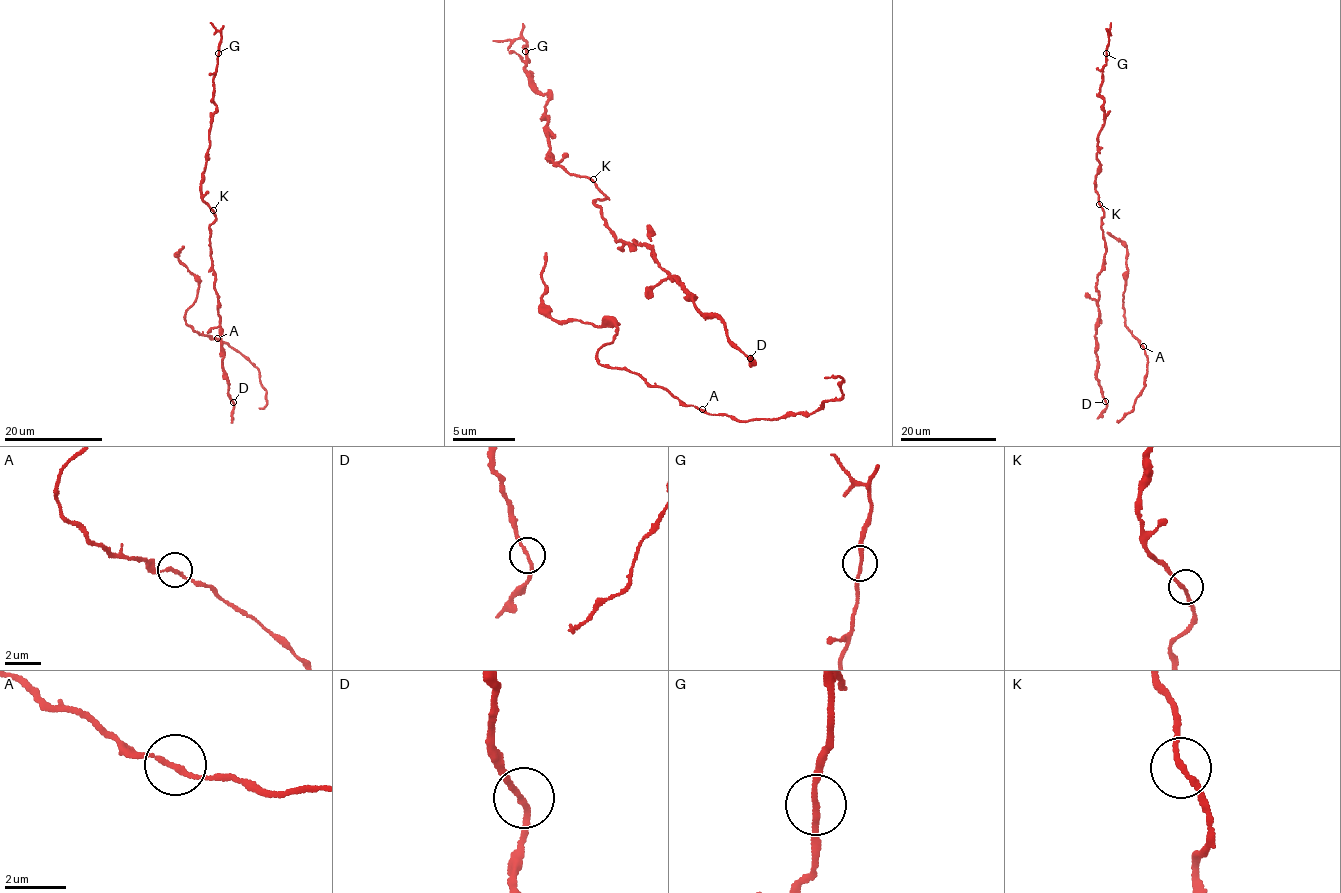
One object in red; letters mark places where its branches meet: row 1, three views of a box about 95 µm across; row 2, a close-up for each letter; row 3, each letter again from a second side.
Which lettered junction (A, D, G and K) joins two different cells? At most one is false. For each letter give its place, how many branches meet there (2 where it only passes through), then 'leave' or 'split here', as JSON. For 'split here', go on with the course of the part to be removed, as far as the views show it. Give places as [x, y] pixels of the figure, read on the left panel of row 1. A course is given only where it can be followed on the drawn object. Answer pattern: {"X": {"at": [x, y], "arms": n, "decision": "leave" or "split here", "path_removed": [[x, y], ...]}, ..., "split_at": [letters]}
{"A": {"at": [217, 338], "arms": 2, "decision": "split here", "path_removed": [[217, 338], [196, 332], [185, 322], [184, 313], [196, 299], [198, 278], [179, 258], [178, 252], [184, 247]]}, "D": {"at": [233, 402], "arms": 2, "decision": "leave"}, "G": {"at": [218, 53], "arms": 2, "decision": "leave"}, "K": {"at": [213, 210], "arms": 2, "decision": "leave"}, "split_at": ["A"]}

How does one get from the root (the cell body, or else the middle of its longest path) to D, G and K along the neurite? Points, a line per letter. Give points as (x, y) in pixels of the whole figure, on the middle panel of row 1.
D: (604, 228), (618, 243), (644, 244), (658, 267), (691, 294), (701, 314), (718, 319), (731, 343), (750, 358)
G: (604, 228), (593, 200), (602, 191), (547, 156), (548, 94), (522, 65), (531, 61), (525, 51)
K: (604, 228), (598, 212), (601, 208), (593, 200), (605, 197), (593, 179)

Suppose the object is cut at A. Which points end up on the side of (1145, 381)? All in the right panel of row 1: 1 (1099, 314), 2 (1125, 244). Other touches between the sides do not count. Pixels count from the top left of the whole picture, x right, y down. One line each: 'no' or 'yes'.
1: yes
2: no

